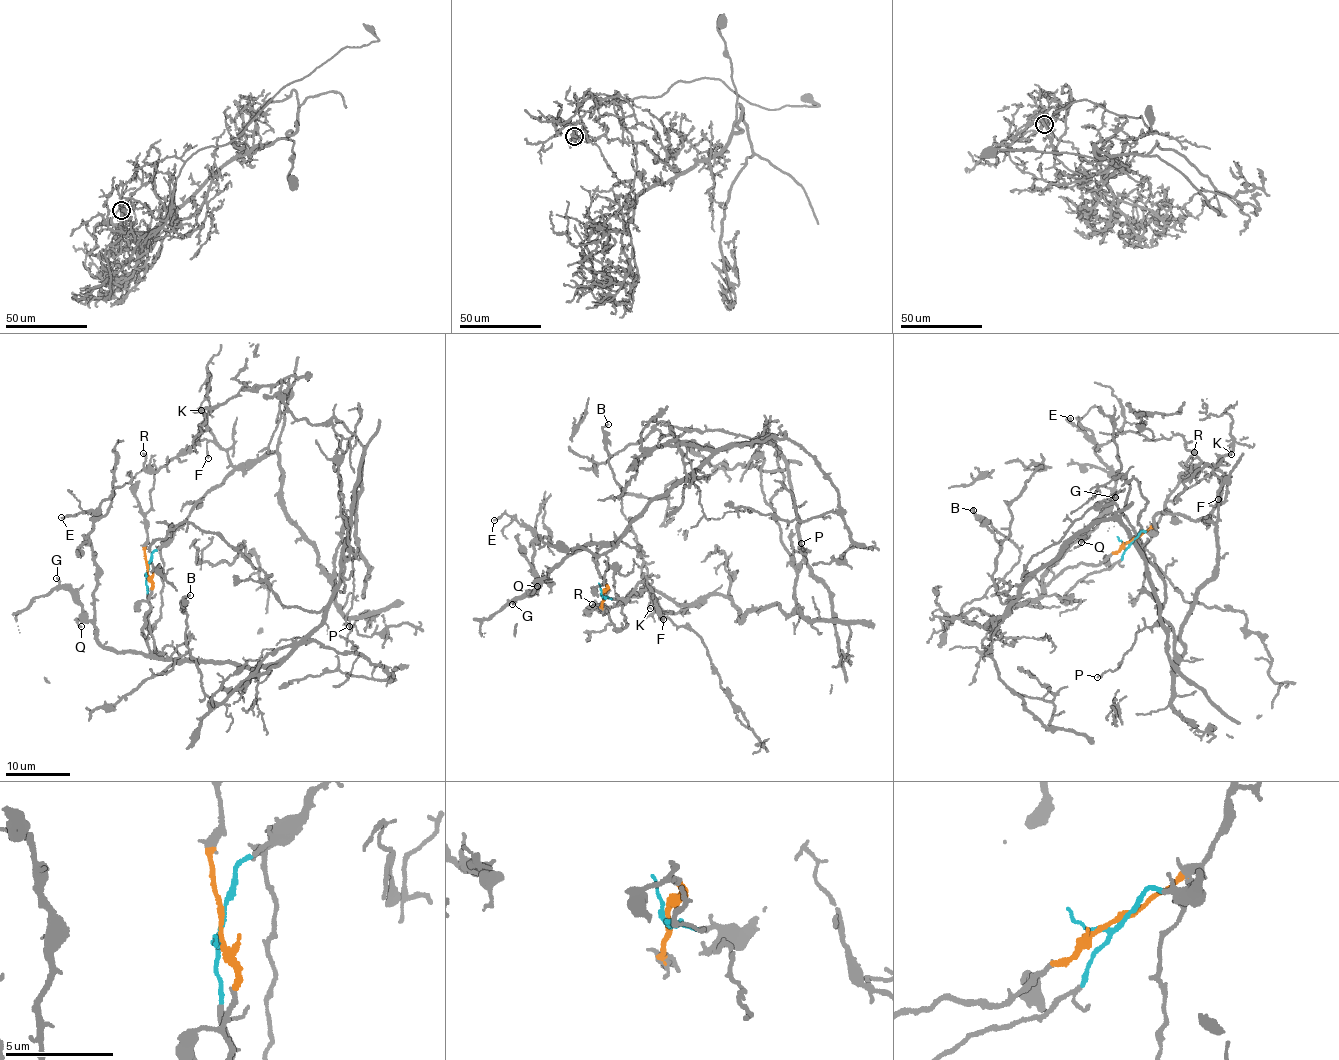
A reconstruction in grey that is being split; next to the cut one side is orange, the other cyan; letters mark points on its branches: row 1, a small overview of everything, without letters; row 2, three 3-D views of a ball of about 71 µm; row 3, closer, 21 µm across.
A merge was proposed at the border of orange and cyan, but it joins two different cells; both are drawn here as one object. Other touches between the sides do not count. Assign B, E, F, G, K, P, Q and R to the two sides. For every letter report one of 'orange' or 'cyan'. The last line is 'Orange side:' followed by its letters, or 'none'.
B: orange
E: orange
F: cyan
G: orange
K: cyan
P: cyan
Q: orange
R: cyan
Orange side: B, E, G, Q

